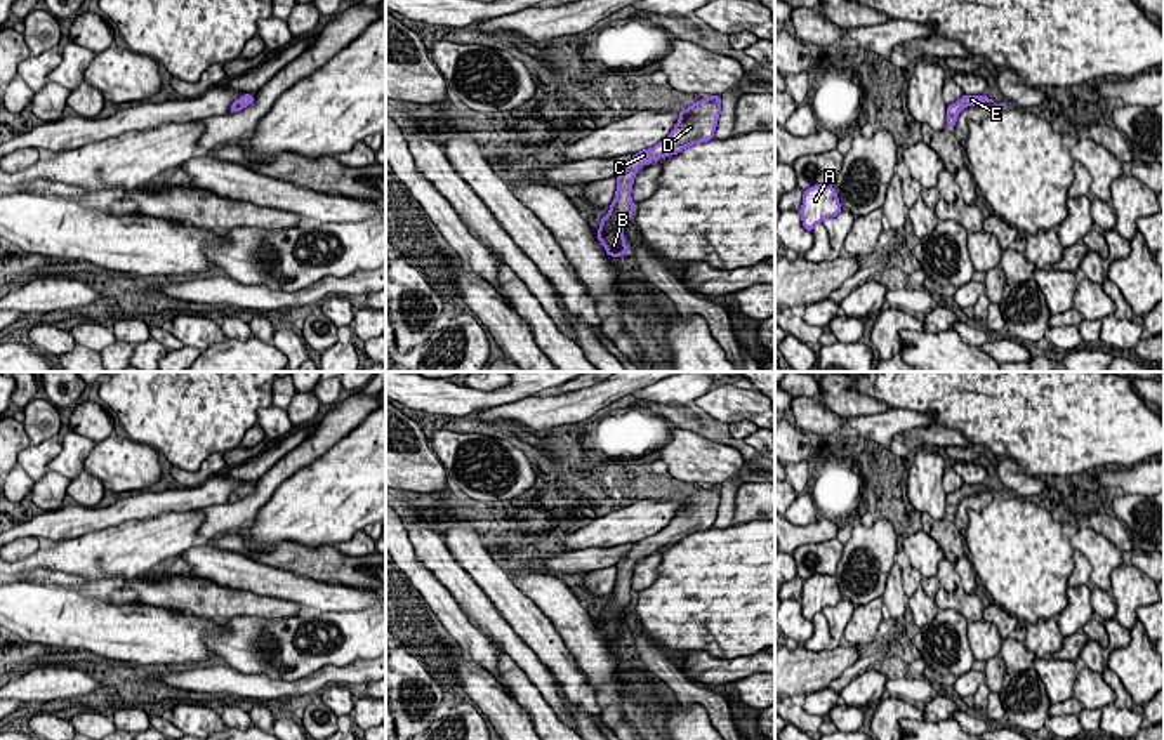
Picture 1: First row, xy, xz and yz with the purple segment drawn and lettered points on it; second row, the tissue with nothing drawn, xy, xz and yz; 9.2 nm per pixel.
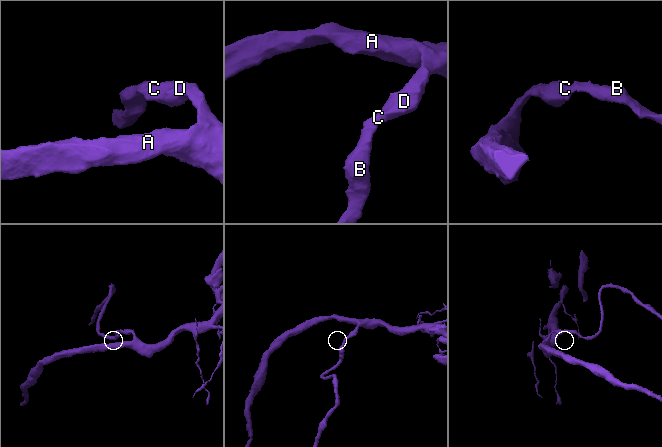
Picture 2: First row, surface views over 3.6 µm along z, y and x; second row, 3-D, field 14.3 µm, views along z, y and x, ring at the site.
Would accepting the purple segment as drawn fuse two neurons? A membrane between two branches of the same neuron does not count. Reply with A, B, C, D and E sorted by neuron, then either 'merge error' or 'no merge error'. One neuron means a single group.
A B C D E | no merge error

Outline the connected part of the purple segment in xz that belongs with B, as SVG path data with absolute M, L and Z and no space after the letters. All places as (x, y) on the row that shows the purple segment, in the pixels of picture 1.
M711 96L679 111L679 120L671 134L650 149L634 153L632 160L618 174L615 200L610 205L610 212L601 219L599 231L596 233L608 255L617 259L627 254L624 224L634 212L631 191L639 165L657 163L660 158L678 155L688 146L714 139L718 118L723 113L719 102L721 96Z

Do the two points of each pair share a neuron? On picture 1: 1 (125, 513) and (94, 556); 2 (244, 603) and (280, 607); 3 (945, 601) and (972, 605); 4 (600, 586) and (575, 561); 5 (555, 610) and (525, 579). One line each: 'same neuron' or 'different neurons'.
1: different neurons
2: same neuron
3: same neuron
4: different neurons
5: same neuron

